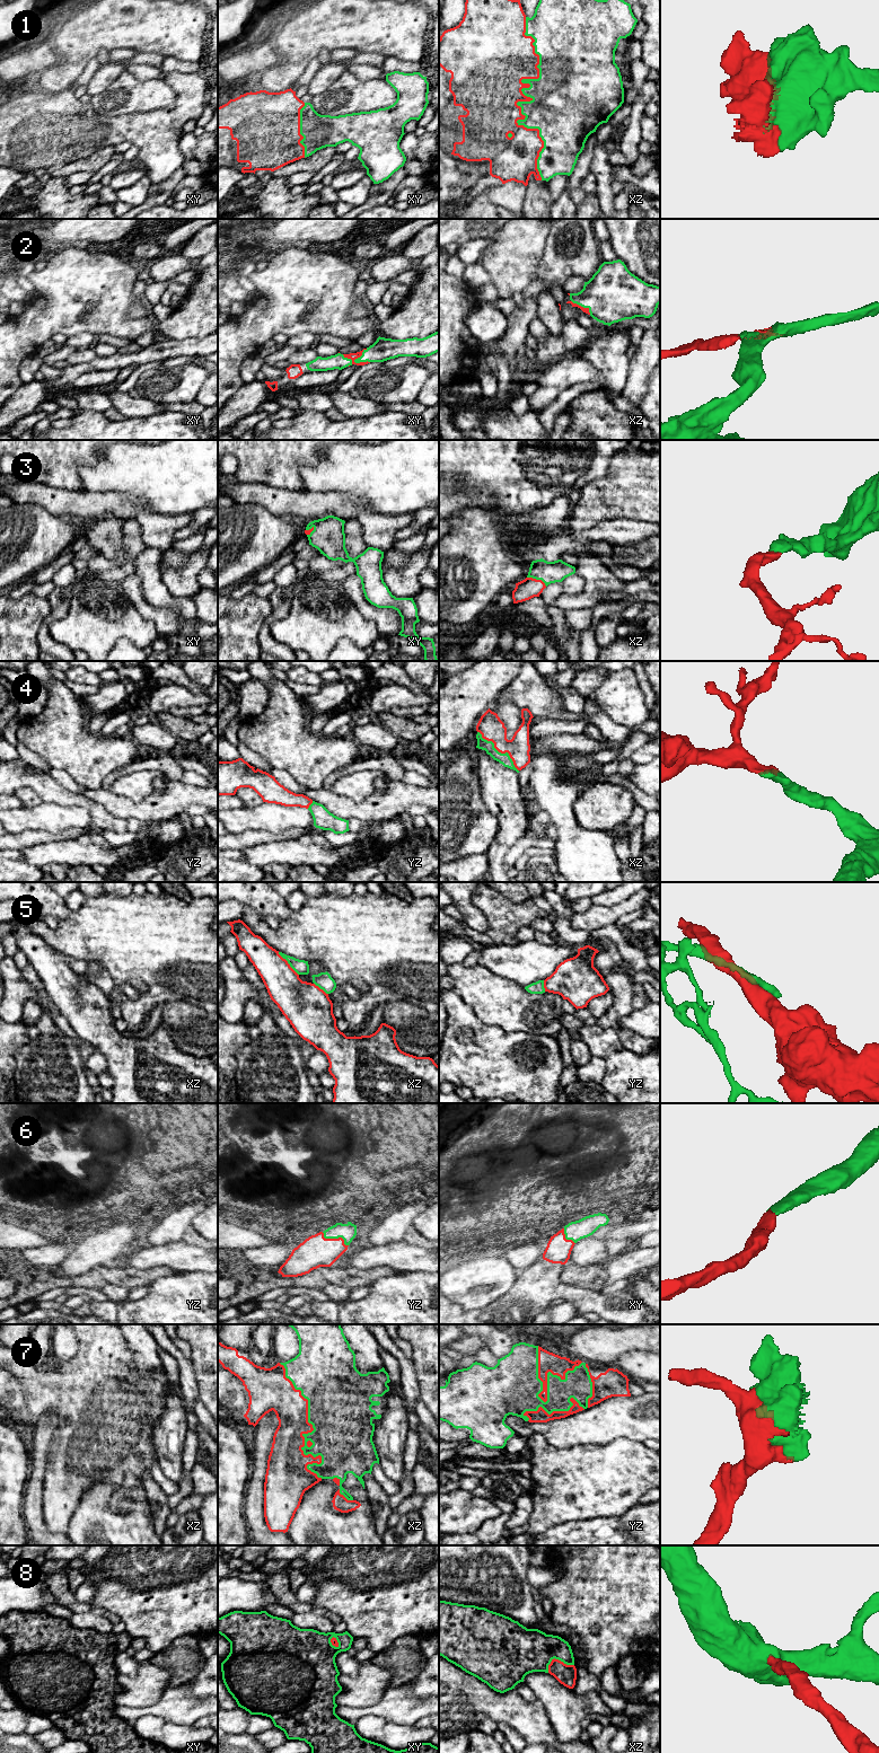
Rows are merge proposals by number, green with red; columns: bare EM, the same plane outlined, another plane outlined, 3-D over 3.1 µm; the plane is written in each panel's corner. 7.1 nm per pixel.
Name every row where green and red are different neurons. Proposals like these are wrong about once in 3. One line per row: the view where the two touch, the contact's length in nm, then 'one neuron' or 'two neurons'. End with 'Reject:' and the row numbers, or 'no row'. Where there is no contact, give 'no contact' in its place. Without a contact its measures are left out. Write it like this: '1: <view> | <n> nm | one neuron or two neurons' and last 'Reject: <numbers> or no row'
1: xz | 1150 nm | one neuron
2: xy | 200 nm | one neuron
3: xz | 160 nm | one neuron
4: xz | 400 nm | one neuron
5: xz | 220 nm | two neurons
6: yz | 220 nm | one neuron
7: xz | 900 nm | one neuron
8: xz | 200 nm | one neuron
Reject: 5

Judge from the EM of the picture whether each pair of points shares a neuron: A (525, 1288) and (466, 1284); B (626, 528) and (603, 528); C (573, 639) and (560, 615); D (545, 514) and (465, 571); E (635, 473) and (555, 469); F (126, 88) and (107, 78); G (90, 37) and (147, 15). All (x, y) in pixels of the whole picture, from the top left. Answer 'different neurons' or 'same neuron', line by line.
A: different neurons
B: same neuron
C: same neuron
D: same neuron
E: different neurons
F: different neurons
G: same neuron

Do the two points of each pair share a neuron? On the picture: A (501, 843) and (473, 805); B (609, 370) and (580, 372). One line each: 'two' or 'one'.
A: two
B: two

